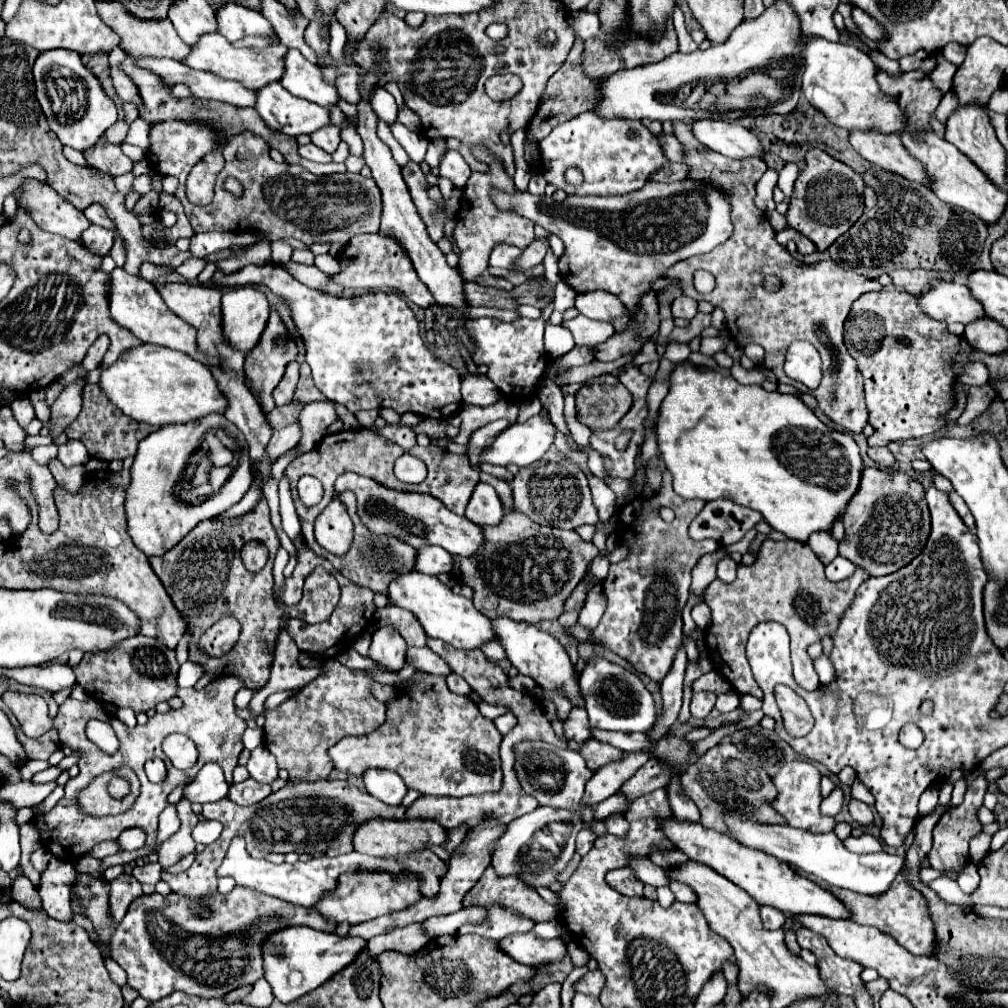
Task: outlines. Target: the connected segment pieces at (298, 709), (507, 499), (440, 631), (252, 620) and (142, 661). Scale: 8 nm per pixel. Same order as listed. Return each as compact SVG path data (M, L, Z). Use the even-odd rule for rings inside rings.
M328 659L324 663L324 675L302 687L296 697L264 713L264 747L276 757L278 767L288 771L288 781L328 779L334 769L328 747L346 735L364 735L384 723L386 705L370 695L370 683L372 679L364 671L354 673L338 661Z
M480 473L480 481L492 485L492 487L496 489L496 493L498 493L498 497L500 497L500 501L502 501L502 505L504 505L506 511L512 511L512 509L514 509L514 503L512 503L512 489L510 489L510 485L508 485L504 479L498 479L498 477L494 477L494 475Z
M412 571L408 575L400 575L390 583L390 603L402 609L408 609L416 615L428 637L442 639L456 649L480 649L488 641L496 641L496 633L492 631L492 621L484 617L472 603L472 599L452 593L450 587L440 583L432 575L420 575Z
M262 499L254 511L242 517L224 521L206 519L198 523L176 547L164 553L164 557L150 557L154 573L166 587L178 613L186 619L186 629L192 633L188 659L196 661L204 669L204 675L194 685L194 689L204 689L206 685L224 675L240 677L246 689L252 691L262 689L270 679L270 669L274 663L274 647L284 627L284 619L299 618L305 623L322 623L332 615L340 597L340 585L330 573L326 573L324 567L316 567L308 575L302 599L297 605L289 606L289 612L286 607L276 605L276 601L272 599L272 563L276 551L278 551L278 537L270 523L270 511L266 499ZM248 541L260 541L270 551L268 563L260 573L248 571L240 559L240 551ZM226 615L236 617L242 623L242 635L236 647L220 659L212 659L208 655L200 657L196 641L208 627L212 627L218 619Z
M136 635L126 639L116 651L108 655L84 655L82 661L74 667L76 683L86 691L90 699L100 703L114 703L116 707L132 707L136 713L154 709L160 701L168 701L176 695L176 653L164 647L156 639Z

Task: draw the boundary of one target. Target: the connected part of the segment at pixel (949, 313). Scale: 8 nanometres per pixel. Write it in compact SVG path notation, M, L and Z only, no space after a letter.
M936 281L932 289L918 299L926 315L944 323L958 321L968 325L980 317L986 317L984 305L970 293L970 289L954 281Z

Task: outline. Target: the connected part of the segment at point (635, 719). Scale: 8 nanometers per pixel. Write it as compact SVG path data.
M592 659L588 661L586 669L580 675L580 689L584 691L586 711L590 717L592 727L610 729L610 731L648 731L656 723L656 707L650 691L644 687L640 677L614 665L606 659Z

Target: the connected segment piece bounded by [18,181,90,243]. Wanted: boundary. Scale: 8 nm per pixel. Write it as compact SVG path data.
M24 181L22 191L24 195L18 203L32 207L32 217L40 229L82 243L82 233L90 227L90 221L84 219L84 213L76 211L76 207L72 207L68 201L60 199L60 195L46 183Z

